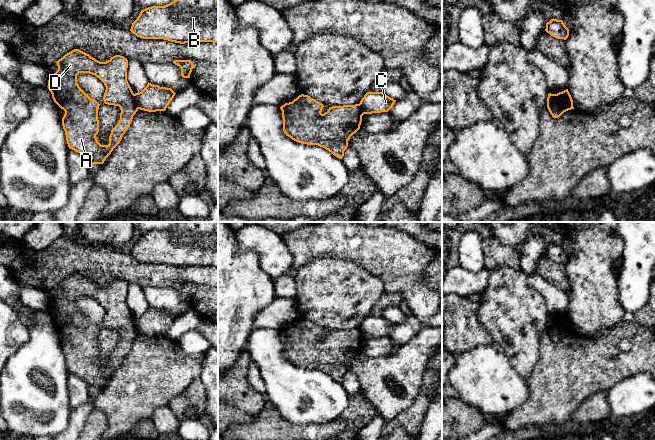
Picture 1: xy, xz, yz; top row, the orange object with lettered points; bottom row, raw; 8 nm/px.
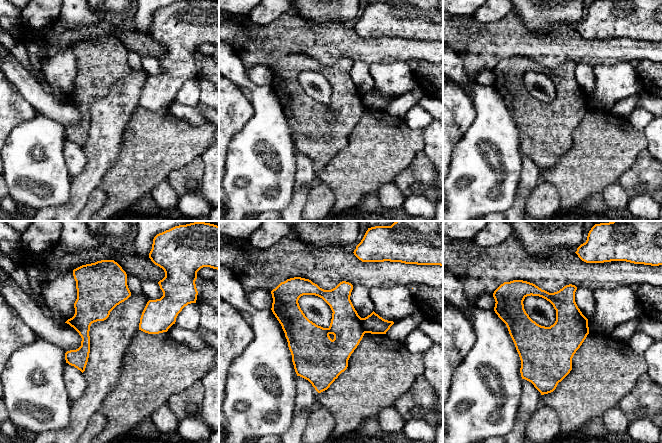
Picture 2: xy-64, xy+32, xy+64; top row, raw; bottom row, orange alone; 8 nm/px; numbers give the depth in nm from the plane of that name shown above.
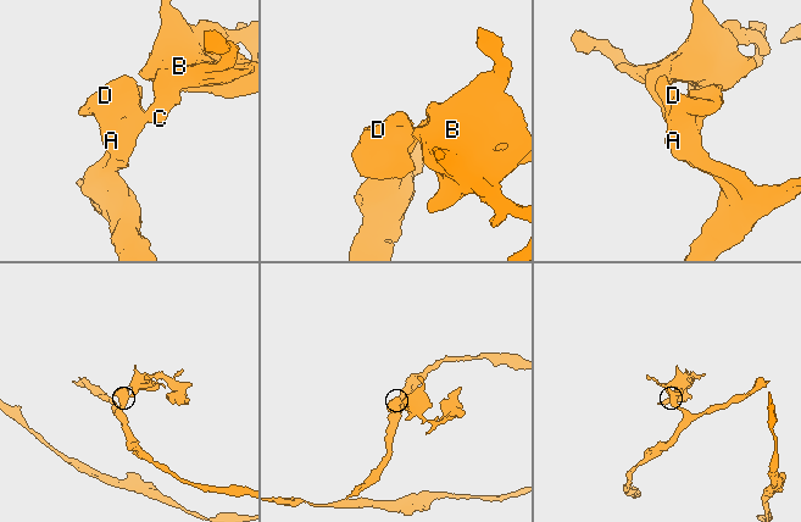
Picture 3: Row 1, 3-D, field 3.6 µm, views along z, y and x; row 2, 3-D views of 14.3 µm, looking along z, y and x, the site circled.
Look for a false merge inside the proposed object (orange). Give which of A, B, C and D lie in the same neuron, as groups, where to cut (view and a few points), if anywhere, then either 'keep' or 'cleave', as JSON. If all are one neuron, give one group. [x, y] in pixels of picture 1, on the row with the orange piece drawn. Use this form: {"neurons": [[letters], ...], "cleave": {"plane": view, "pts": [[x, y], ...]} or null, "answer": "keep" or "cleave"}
{"neurons": [["A", "D"], ["B", "C"]], "cleave": {"plane": "xy", "pts": [[133, 94], [135, 105], [138, 108]]}, "answer": "cleave"}

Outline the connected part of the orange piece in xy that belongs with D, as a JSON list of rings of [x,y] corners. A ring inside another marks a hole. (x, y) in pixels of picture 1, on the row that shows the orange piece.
[[[74,49],[56,63],[58,70],[49,78],[47,87],[54,102],[65,111],[62,126],[68,147],[83,155],[91,164],[103,164],[120,143],[138,111],[134,93],[127,81],[128,60],[115,55],[106,62],[100,62]],[[79,73],[98,77],[106,87],[104,103],[120,107],[120,121],[111,130],[108,145],[101,145],[96,138],[100,104],[79,87]]]

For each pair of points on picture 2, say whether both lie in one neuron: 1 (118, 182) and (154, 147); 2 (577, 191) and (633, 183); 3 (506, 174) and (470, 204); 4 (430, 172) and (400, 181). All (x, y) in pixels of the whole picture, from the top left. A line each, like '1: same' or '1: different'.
1: same
2: different
3: same
4: same

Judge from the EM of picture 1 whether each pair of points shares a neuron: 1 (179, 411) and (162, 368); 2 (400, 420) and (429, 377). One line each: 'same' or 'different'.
1: different
2: same

